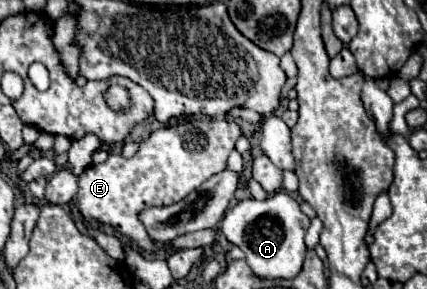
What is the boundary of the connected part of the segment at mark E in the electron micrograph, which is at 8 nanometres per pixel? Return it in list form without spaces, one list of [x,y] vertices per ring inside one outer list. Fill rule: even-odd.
[[[210,119],[210,121],[188,121],[176,127],[162,127],[154,131],[148,139],[144,139],[136,151],[134,157],[126,159],[122,155],[110,155],[104,163],[88,167],[78,177],[78,193],[76,193],[76,207],[88,221],[100,221],[104,225],[110,225],[114,231],[118,231],[122,237],[132,241],[136,249],[142,249],[146,253],[166,253],[164,247],[158,247],[138,221],[138,211],[150,205],[168,205],[184,199],[190,191],[200,187],[210,175],[222,171],[226,167],[228,153],[234,149],[236,139],[242,135],[242,129],[234,121],[226,119]]]

